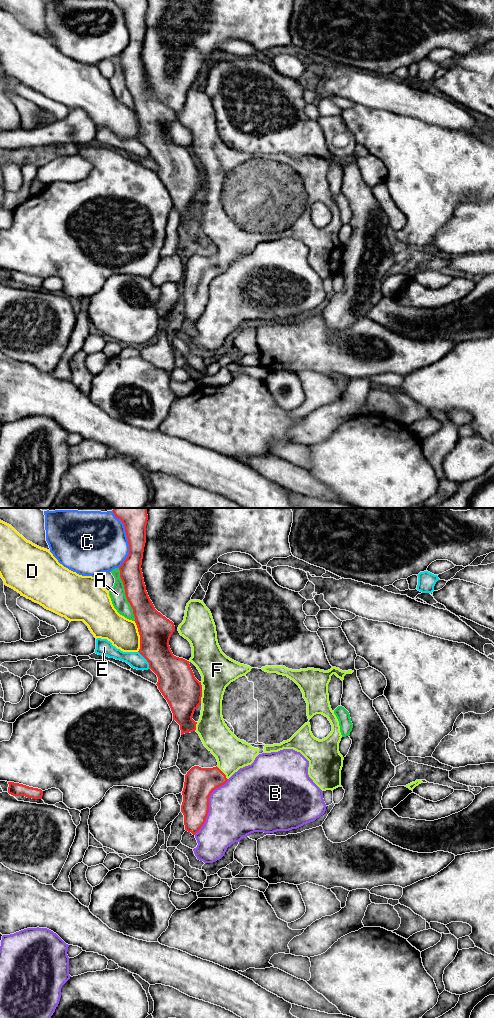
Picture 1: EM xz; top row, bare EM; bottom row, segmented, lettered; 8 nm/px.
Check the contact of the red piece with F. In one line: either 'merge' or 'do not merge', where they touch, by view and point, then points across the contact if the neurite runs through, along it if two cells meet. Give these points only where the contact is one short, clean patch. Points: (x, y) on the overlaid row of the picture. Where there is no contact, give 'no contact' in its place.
merge; contact xz (201, 696)

